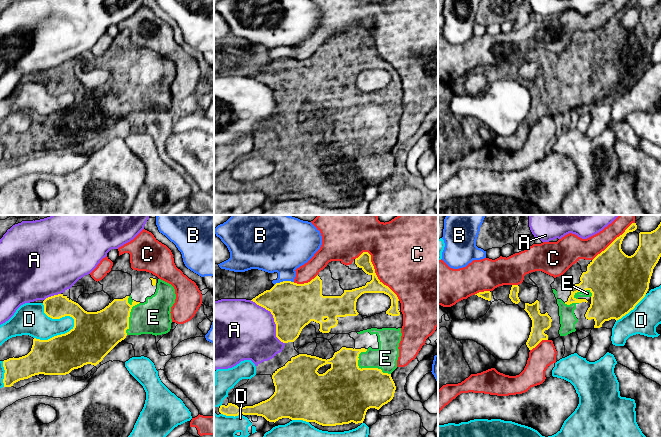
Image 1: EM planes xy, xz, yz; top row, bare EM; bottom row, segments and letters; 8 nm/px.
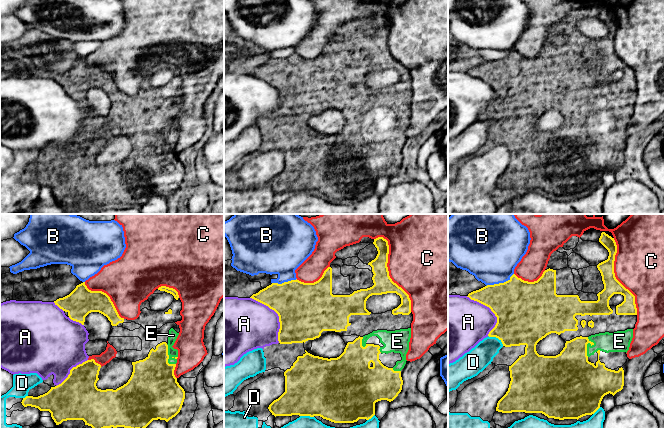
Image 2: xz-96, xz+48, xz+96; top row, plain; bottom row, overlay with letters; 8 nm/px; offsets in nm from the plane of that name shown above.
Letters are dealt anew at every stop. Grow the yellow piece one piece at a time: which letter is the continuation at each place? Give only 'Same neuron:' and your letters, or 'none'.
Same neuron: E

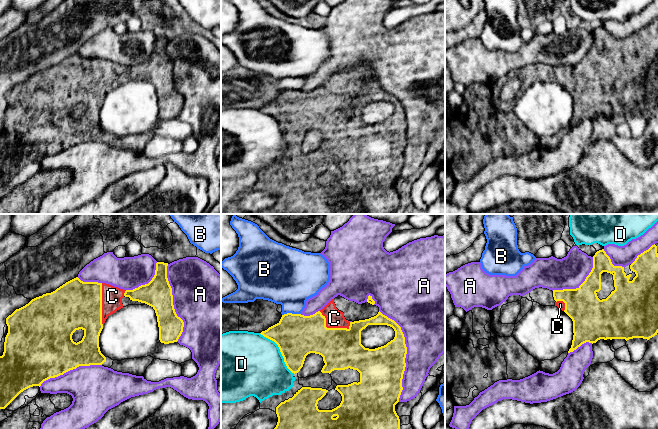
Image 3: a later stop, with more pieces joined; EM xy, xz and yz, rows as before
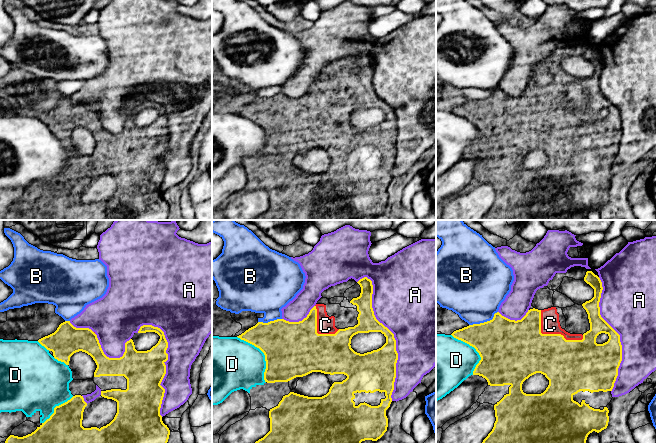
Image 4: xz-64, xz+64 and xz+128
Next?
Same neuron: C

